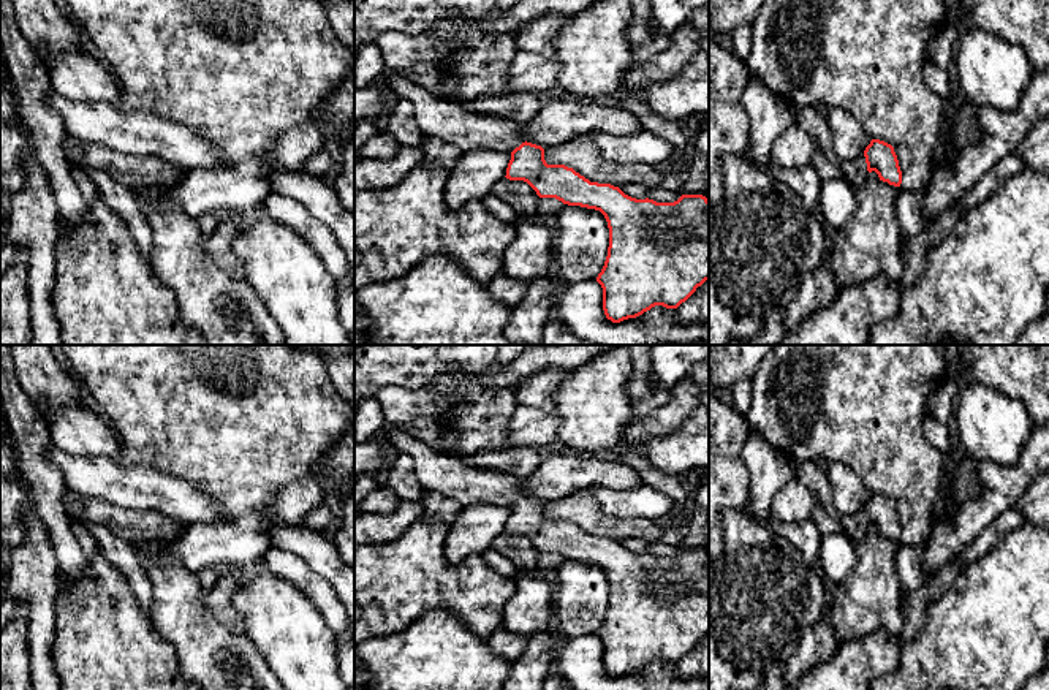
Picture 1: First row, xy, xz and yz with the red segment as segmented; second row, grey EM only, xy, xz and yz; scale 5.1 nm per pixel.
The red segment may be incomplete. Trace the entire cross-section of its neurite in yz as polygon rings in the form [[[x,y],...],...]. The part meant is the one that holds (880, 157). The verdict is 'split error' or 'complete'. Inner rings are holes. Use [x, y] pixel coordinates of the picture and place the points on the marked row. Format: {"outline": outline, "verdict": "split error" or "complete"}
{"outline": [[[872,139],[859,158],[842,161],[840,168],[842,176],[854,188],[862,187],[872,171],[889,185],[900,187],[902,184],[902,171],[894,147],[880,139]]], "verdict": "split error"}

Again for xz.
{"outline": [[[391,73],[399,98],[413,103],[416,122],[424,136],[437,136],[460,150],[492,149],[509,152],[506,179],[527,182],[540,198],[555,198],[568,206],[600,210],[609,228],[608,256],[596,282],[603,288],[603,310],[608,320],[620,323],[636,318],[655,305],[677,309],[698,286],[709,280],[709,199],[682,195],[674,203],[636,199],[611,184],[590,182],[573,168],[547,165],[544,149],[527,142],[519,123],[471,112],[465,104],[441,100],[424,87]]], "verdict": "split error"}

